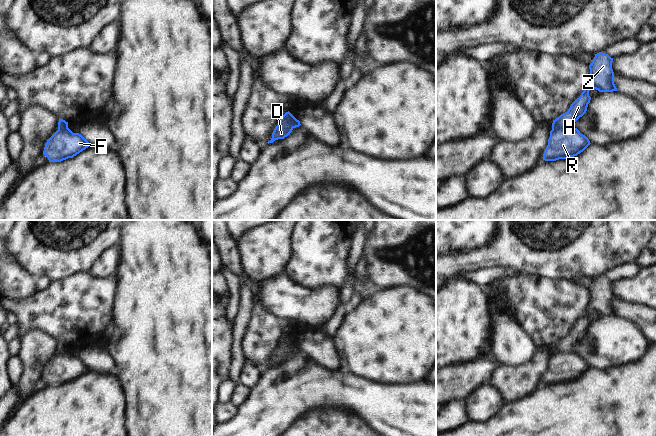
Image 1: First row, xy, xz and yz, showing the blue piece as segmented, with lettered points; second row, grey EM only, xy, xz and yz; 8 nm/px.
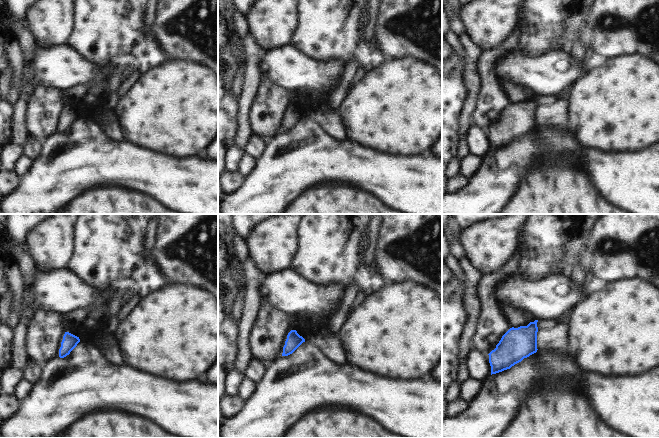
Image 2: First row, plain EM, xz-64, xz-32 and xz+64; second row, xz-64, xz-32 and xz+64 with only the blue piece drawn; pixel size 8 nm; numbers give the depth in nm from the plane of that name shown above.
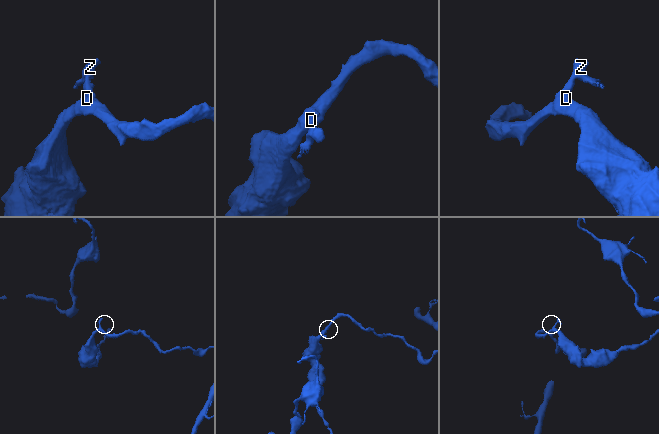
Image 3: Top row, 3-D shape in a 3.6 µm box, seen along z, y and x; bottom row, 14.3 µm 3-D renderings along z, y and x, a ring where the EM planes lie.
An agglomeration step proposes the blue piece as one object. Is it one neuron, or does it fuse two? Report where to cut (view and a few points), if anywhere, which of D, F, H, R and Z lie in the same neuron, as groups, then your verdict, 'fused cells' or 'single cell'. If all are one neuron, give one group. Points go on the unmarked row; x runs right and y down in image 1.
cut in yz along (552, 351), (574, 352); D F R / H Z; fused cells

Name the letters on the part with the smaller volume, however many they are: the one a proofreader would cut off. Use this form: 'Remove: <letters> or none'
Remove: H, Z

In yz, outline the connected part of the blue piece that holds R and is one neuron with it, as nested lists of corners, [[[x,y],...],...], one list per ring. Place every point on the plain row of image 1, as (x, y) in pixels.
[[[552,352],[542,382],[545,385],[571,382],[583,376],[590,368],[589,363],[577,352]]]

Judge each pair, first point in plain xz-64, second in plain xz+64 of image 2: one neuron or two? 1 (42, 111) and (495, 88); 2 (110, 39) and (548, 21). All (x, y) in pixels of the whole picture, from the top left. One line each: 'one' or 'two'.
1: one
2: one

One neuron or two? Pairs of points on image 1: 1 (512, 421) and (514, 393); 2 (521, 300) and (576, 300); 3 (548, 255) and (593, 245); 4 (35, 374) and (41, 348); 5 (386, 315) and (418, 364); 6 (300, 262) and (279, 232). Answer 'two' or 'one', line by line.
1: two
2: one
3: one
4: one
5: one
6: two

